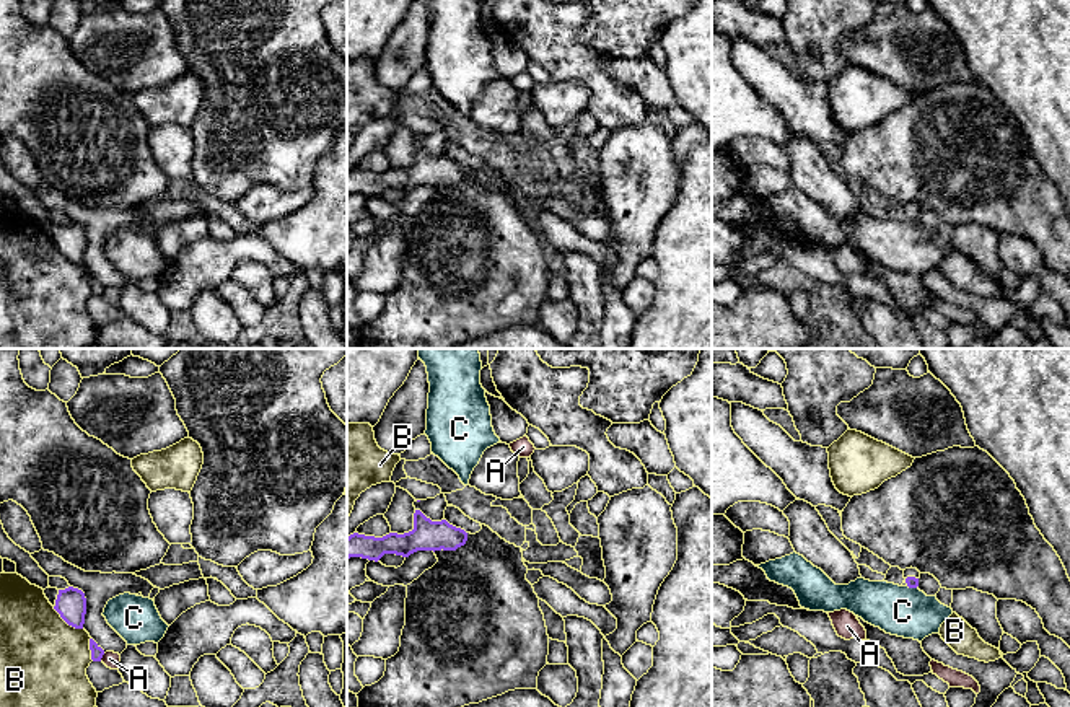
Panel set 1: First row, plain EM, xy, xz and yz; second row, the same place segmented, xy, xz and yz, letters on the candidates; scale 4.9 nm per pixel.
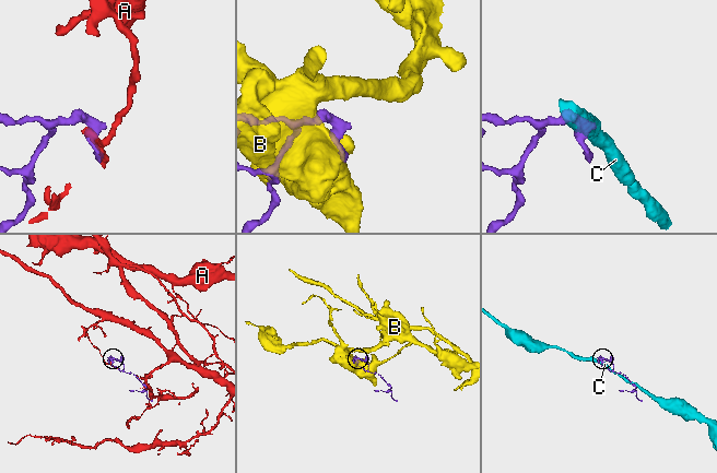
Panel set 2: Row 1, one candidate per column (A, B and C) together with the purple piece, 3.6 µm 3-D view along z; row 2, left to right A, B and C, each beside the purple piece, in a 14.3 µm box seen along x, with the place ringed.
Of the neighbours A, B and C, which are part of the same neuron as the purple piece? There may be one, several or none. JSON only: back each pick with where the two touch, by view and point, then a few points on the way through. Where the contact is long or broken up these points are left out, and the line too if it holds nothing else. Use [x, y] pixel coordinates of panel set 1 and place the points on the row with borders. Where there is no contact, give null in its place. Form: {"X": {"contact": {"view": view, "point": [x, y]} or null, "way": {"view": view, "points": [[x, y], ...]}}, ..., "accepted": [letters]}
{"accepted": []}

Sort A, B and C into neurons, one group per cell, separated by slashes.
A / B / C

